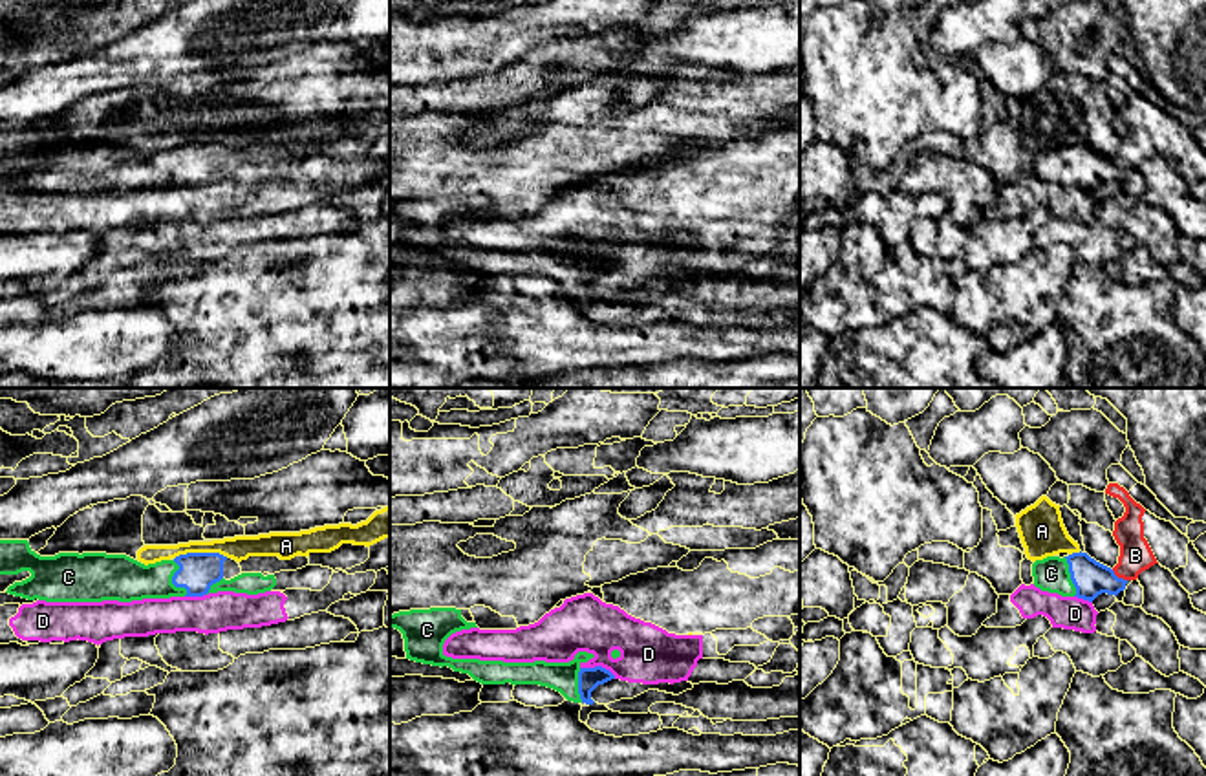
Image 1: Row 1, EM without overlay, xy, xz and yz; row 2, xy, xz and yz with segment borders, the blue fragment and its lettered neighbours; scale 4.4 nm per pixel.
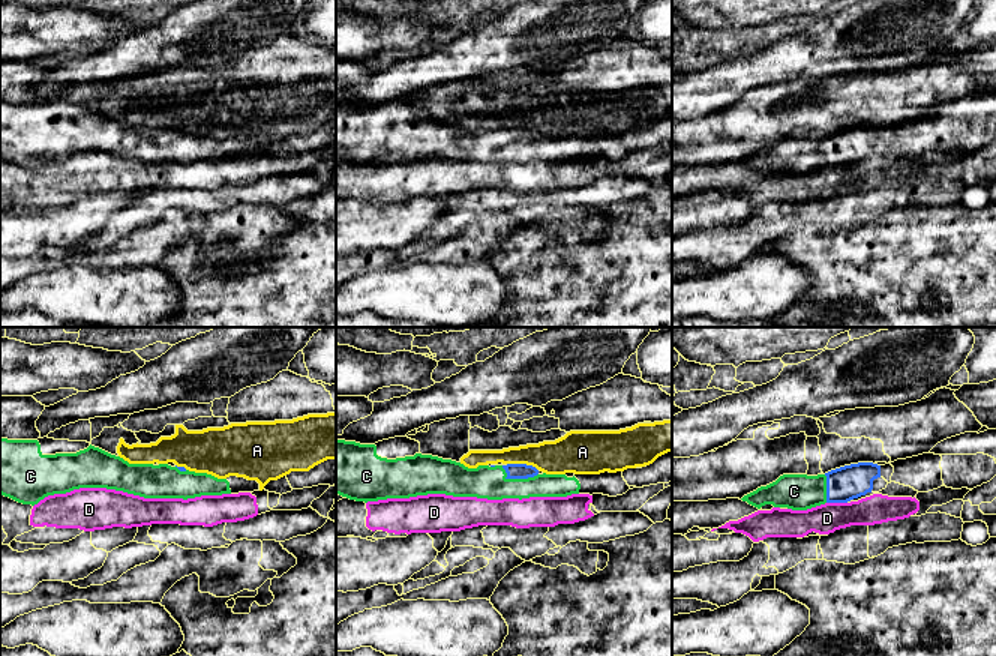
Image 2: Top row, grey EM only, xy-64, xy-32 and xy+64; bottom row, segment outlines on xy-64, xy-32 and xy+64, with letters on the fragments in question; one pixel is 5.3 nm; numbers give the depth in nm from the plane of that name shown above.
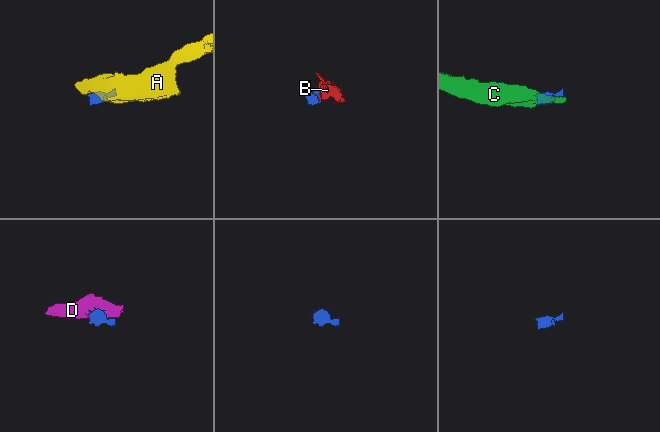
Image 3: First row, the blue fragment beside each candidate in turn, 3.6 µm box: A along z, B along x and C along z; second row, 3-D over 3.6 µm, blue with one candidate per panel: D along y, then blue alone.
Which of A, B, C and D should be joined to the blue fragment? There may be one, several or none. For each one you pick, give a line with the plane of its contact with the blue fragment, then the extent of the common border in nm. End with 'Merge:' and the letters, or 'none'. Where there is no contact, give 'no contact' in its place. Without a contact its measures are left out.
C: contact in xy; length 170 nm
Merge: C

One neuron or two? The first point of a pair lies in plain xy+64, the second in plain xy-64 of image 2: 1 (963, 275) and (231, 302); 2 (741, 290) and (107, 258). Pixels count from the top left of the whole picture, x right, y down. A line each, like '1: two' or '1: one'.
1: one
2: two

